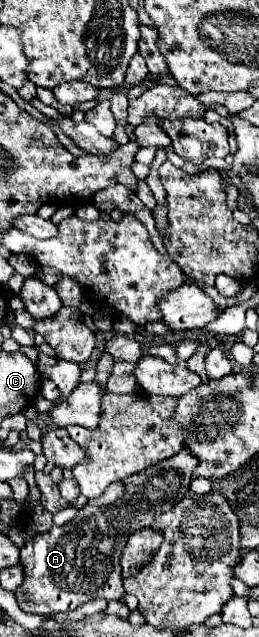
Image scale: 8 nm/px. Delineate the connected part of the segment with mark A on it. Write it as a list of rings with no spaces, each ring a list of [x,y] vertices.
[[[182,449],[174,457],[124,479],[124,495],[130,495],[130,499],[124,499],[122,505],[94,507],[88,503],[64,527],[52,527],[28,539],[20,549],[24,565],[24,581],[20,585],[24,595],[18,597],[20,609],[28,613],[58,613],[72,611],[98,597],[122,601],[126,591],[120,575],[120,553],[128,537],[136,529],[150,527],[156,517],[170,511],[188,493],[194,467],[196,457],[188,449]]]

